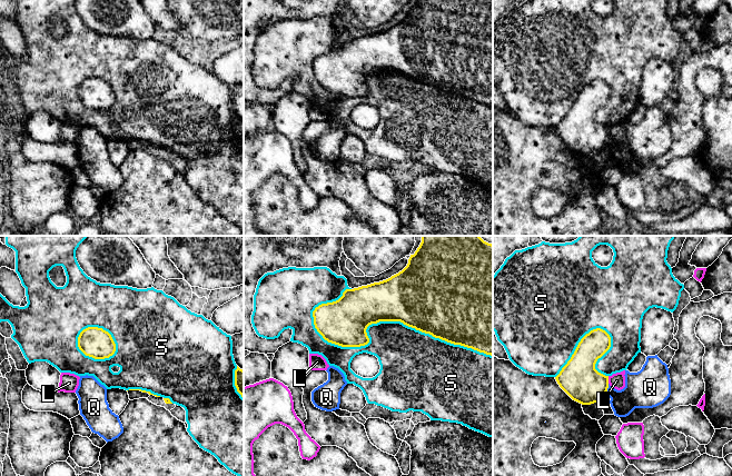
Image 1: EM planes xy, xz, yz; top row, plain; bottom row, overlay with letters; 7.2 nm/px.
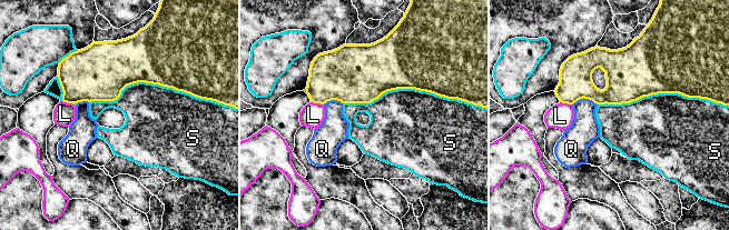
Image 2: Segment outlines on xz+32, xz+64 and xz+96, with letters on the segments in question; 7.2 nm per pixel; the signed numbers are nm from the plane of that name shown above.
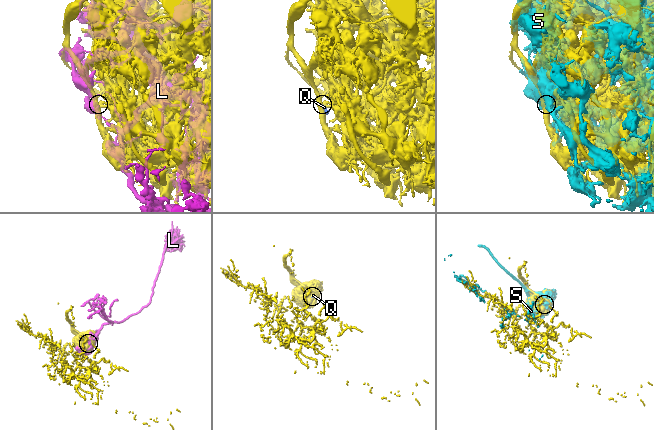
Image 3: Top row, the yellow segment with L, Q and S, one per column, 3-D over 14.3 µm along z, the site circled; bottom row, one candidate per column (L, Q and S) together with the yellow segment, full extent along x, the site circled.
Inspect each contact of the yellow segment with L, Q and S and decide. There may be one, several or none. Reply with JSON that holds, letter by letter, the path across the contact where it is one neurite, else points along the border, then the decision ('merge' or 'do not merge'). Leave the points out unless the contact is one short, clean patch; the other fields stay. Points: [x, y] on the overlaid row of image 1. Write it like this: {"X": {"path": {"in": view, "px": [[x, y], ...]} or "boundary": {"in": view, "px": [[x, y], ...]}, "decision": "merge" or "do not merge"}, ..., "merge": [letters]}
{"L": {"decision": "do not merge"}, "Q": {"boundary": {"in": "yz", "px": [[609, 384], [605, 394]]}, "decision": "do not merge"}, "S": {"decision": "do not merge"}, "merge": []}

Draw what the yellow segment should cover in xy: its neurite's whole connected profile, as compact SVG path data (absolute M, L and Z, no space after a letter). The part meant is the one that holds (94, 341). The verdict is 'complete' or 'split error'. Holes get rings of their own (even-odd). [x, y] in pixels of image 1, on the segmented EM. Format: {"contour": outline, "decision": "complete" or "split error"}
{"contour": "M98 327L83 329L78 337L78 347L86 356L95 359L109 358L116 351L111 335Z", "decision": "complete"}

